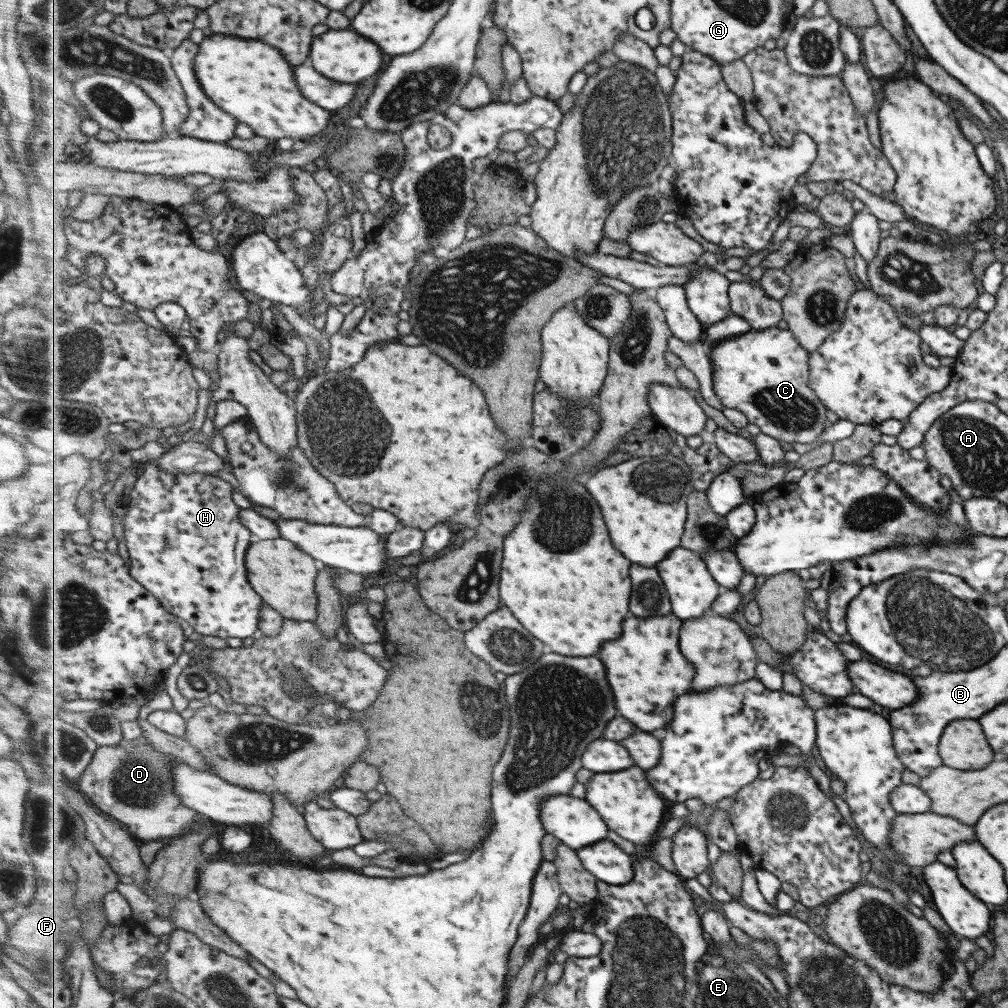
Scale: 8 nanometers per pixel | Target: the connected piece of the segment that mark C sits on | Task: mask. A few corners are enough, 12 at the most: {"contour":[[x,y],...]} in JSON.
{"contour":[[794,332],[712,346],[714,389],[761,433],[811,444],[825,405]]}

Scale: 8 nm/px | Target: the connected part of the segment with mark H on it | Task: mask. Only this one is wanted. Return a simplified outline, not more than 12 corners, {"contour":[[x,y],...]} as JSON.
{"contour":[[146,462],[131,576],[203,636],[251,638],[263,598],[233,486]]}

